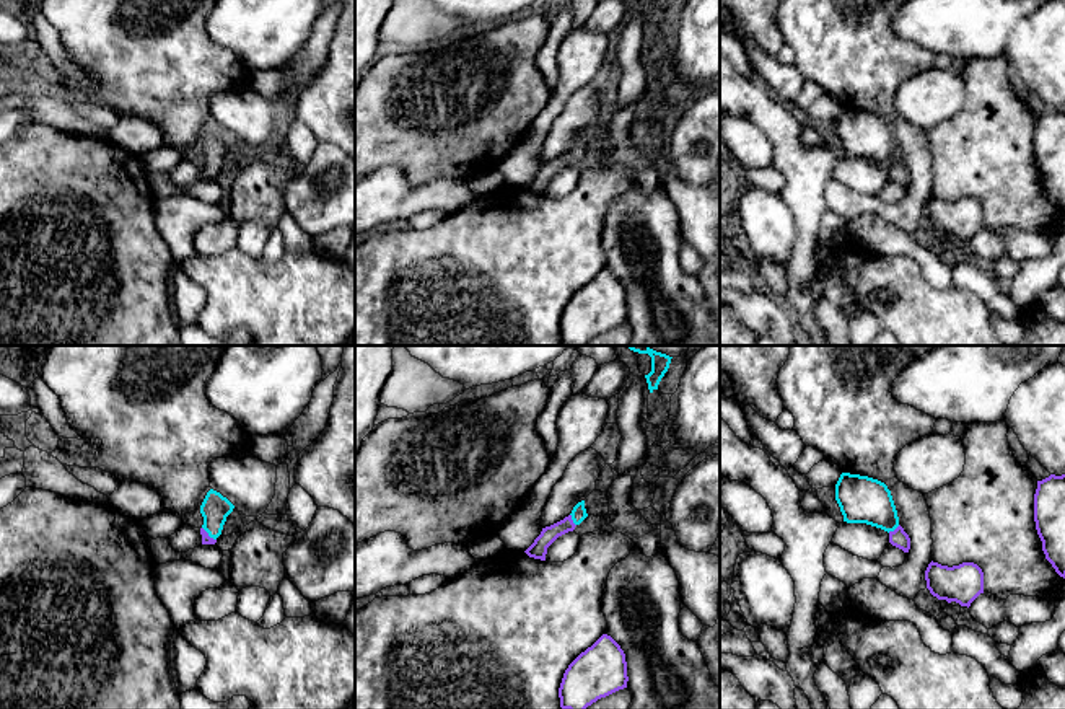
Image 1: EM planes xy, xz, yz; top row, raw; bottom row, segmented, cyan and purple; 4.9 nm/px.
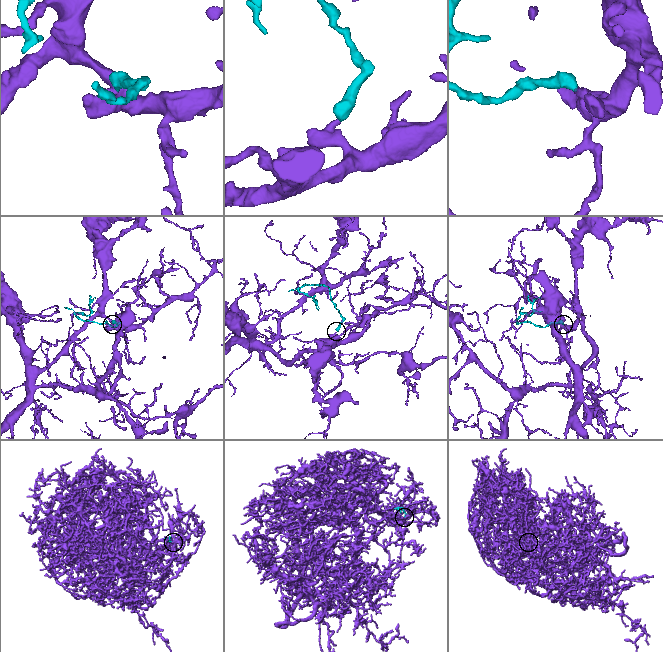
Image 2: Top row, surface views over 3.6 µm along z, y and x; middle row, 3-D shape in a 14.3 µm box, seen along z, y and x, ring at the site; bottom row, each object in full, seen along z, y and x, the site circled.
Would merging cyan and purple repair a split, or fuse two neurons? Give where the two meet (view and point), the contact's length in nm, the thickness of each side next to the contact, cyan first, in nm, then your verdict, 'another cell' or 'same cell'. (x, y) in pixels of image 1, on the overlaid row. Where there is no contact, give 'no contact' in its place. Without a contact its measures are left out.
meets cyan in xz at (572, 519); contact 70 nm long; 80 nm thick on the cyan side, 90 nm on the other; same cell

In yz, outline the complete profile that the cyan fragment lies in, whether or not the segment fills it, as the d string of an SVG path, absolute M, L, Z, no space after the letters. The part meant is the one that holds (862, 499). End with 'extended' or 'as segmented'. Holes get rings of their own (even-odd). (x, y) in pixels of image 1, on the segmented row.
M842 473L835 484L835 500L847 523L866 523L889 533L889 543L904 553L910 538L899 525L897 510L888 486L878 479Z; extended

